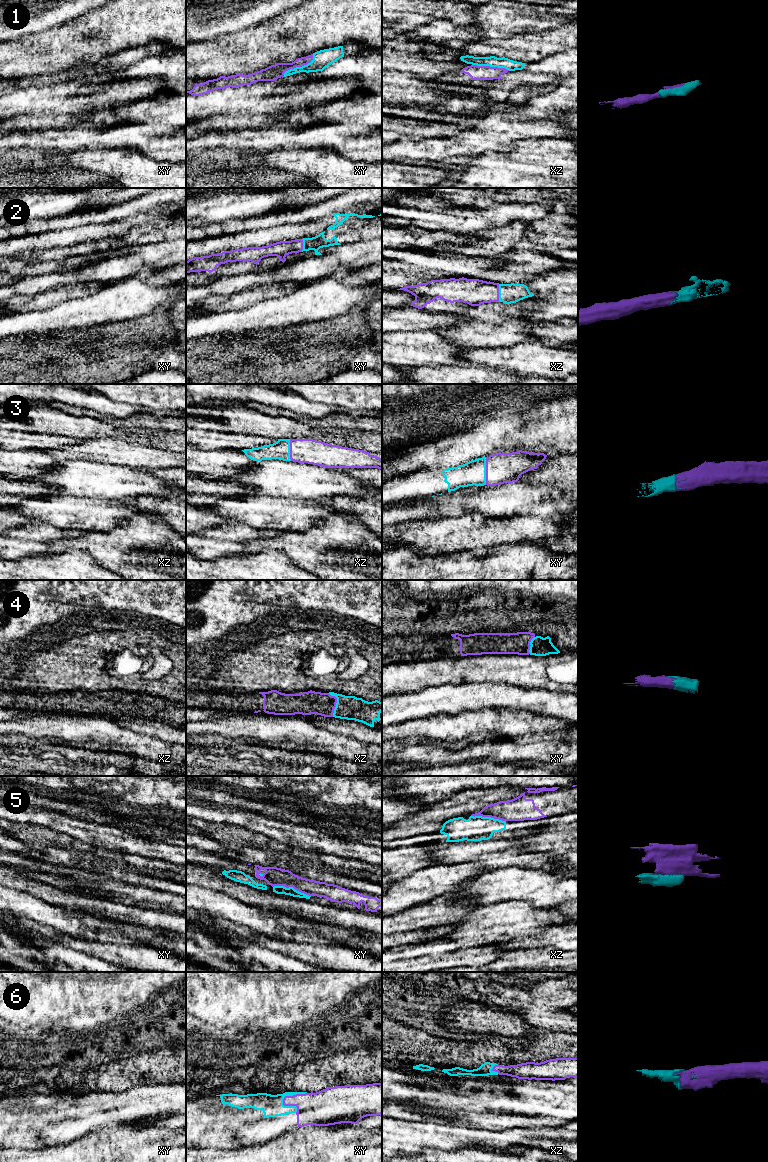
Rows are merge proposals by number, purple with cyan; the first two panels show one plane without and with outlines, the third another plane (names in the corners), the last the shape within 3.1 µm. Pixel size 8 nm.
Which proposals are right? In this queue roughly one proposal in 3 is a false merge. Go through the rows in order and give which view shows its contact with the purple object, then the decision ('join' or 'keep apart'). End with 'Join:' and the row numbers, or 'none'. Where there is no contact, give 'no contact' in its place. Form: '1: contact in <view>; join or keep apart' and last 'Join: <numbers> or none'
1: contact in xy; join
2: contact in xz; join
3: contact in xy; join
4: contact in xz; join
5: contact in xy; keep apart
6: contact in xy; join
Join: 1, 2, 3, 4, 6

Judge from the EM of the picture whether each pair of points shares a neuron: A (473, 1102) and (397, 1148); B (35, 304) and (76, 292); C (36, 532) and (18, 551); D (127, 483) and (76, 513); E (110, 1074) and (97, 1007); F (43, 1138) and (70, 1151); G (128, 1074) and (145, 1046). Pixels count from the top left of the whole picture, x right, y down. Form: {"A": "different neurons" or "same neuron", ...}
{"A": "different neurons", "B": "same neuron", "C": "same neuron", "D": "different neurons", "E": "different neurons", "F": "different neurons", "G": "different neurons"}

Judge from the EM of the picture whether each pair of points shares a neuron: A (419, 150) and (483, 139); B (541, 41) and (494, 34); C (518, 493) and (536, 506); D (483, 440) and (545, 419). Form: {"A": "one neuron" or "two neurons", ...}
{"A": "one neuron", "B": "two neurons", "C": "one neuron", "D": "one neuron"}

